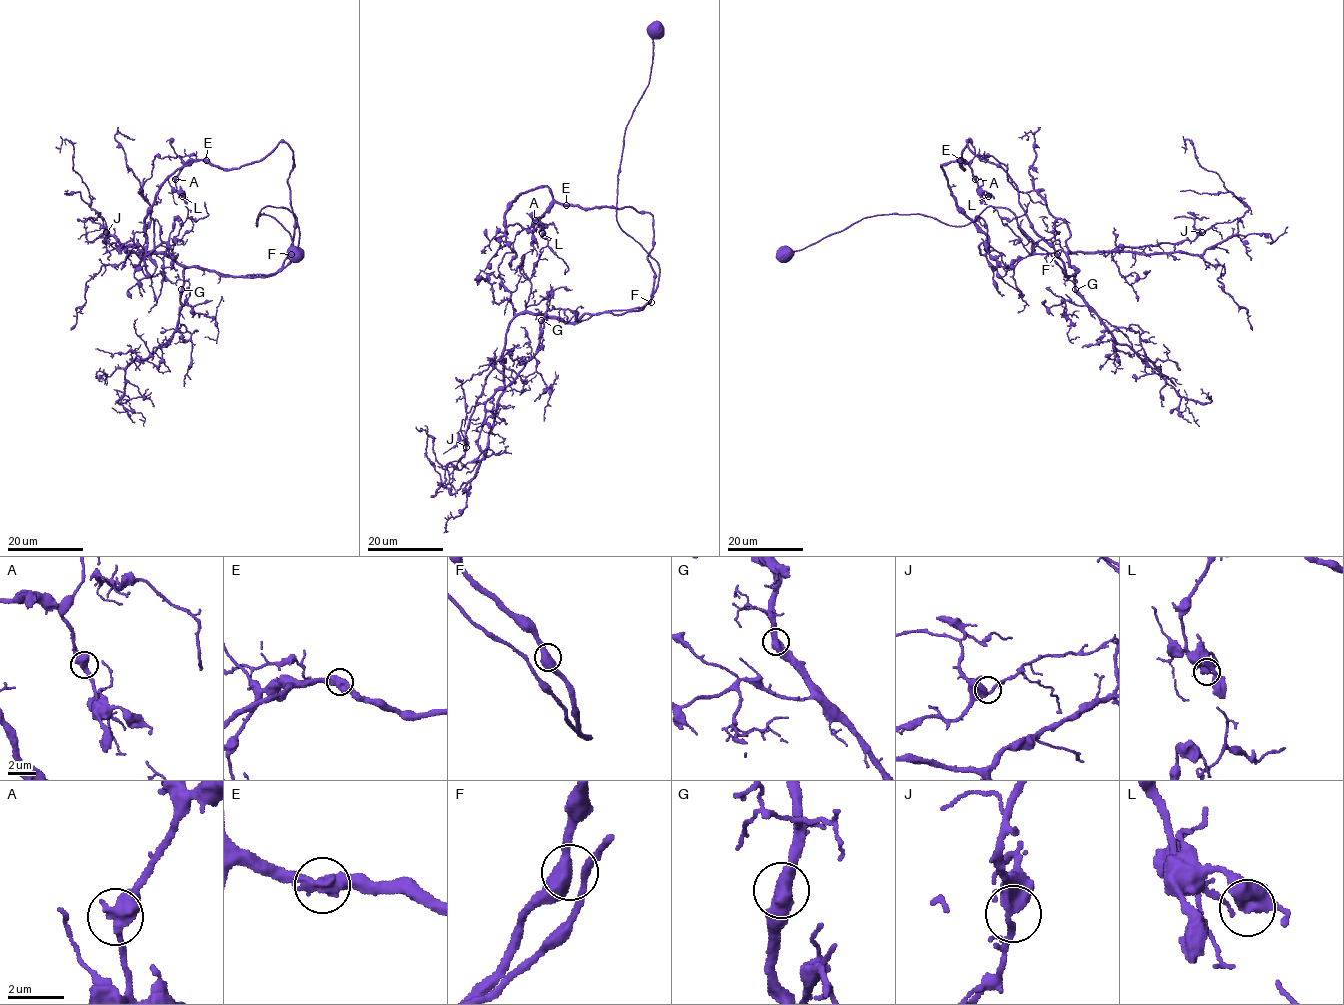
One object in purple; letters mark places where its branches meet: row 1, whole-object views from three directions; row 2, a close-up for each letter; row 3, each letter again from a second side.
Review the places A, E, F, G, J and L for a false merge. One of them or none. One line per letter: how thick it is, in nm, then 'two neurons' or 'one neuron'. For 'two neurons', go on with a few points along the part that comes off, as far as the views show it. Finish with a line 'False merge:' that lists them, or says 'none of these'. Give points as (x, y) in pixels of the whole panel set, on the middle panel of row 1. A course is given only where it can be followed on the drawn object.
A: calibre 550 nm; one neuron
E: calibre 500 nm; one neuron
F: calibre 480 nm; one neuron
G: calibre 480 nm; one neuron
J: calibre 480 nm; one neuron
L: calibre 550 nm; one neuron
False merge: none of these

